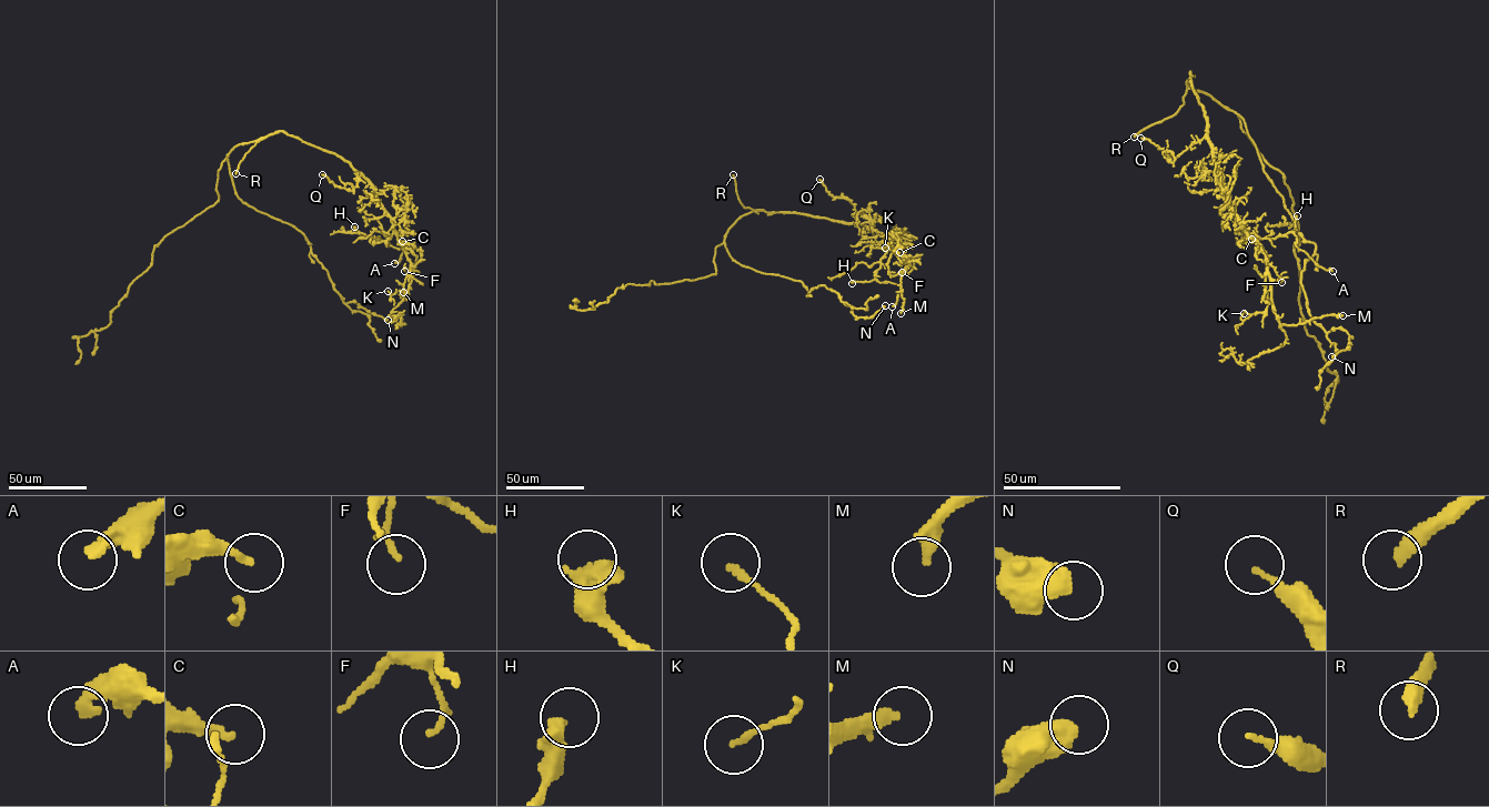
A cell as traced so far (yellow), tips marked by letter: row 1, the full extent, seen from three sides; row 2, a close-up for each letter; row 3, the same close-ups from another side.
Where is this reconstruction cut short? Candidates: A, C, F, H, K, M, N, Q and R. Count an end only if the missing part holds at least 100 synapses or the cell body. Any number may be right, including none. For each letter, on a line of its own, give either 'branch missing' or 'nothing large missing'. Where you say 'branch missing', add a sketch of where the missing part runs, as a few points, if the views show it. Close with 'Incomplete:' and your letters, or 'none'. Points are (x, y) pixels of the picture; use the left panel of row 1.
A: nothing large missing
C: nothing large missing
F: nothing large missing
H: nothing large missing
K: nothing large missing
M: nothing large missing
N: nothing large missing
Q: nothing large missing
R: branch missing
Incomplete: R

